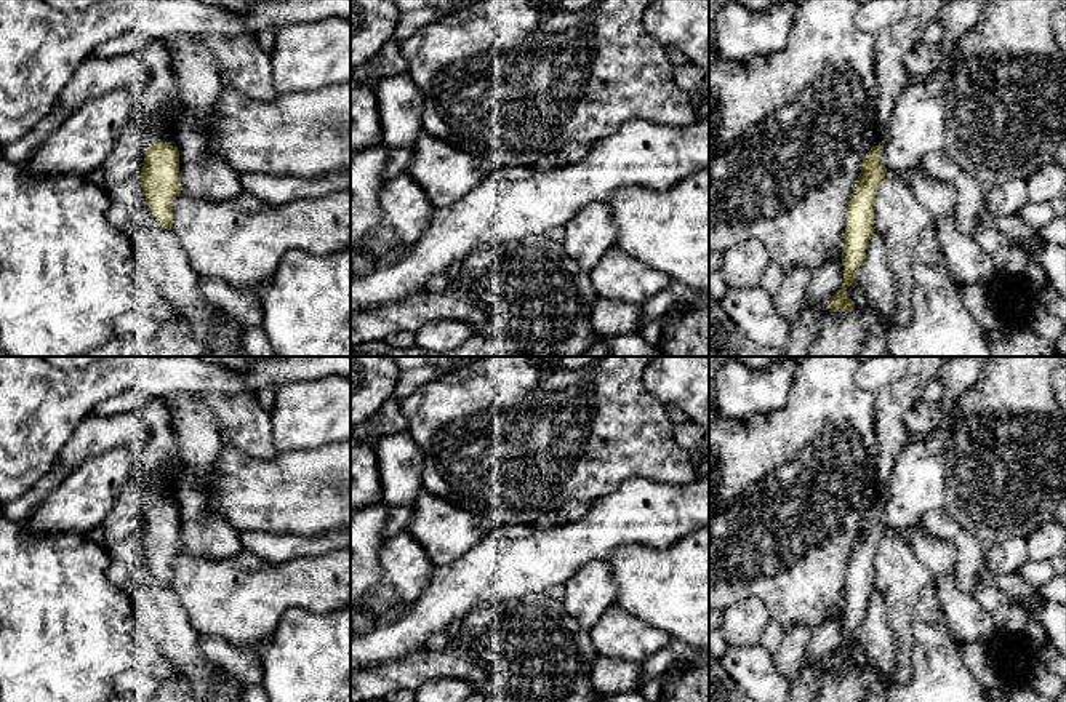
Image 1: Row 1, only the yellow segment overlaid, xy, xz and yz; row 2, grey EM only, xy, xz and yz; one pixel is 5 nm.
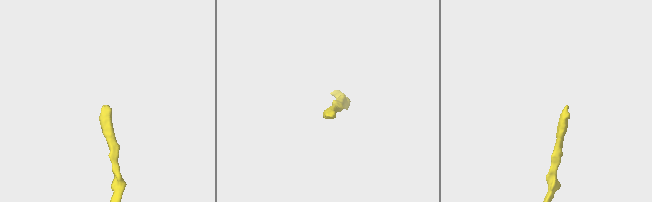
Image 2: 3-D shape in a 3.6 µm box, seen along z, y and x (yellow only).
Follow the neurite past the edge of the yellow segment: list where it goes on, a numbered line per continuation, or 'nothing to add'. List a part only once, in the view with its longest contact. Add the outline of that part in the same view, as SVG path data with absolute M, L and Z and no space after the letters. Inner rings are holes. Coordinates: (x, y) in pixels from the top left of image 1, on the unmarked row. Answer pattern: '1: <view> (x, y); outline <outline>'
1: yz (881, 498); outline M882 477L880 483L879 483L879 488L877 488L877 497L874 501L874 504L882 504L882 509L885 505L885 501L887 501L887 485L885 485L885 480Z

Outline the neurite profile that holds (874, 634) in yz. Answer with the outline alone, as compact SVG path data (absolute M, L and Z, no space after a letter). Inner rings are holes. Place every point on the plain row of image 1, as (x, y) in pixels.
M871 593L856 640L866 652L868 664L876 668L879 681L890 684L896 670L898 646L882 593Z

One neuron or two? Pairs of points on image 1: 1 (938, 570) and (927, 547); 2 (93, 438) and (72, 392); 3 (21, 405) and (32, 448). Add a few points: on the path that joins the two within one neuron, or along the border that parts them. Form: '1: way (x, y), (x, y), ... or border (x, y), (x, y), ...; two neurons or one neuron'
1: way (938, 565), (938, 558), (932, 552); one neuron
2: border (92, 410), (63, 448); two neurons
3: way (21, 416), (21, 437); one neuron

